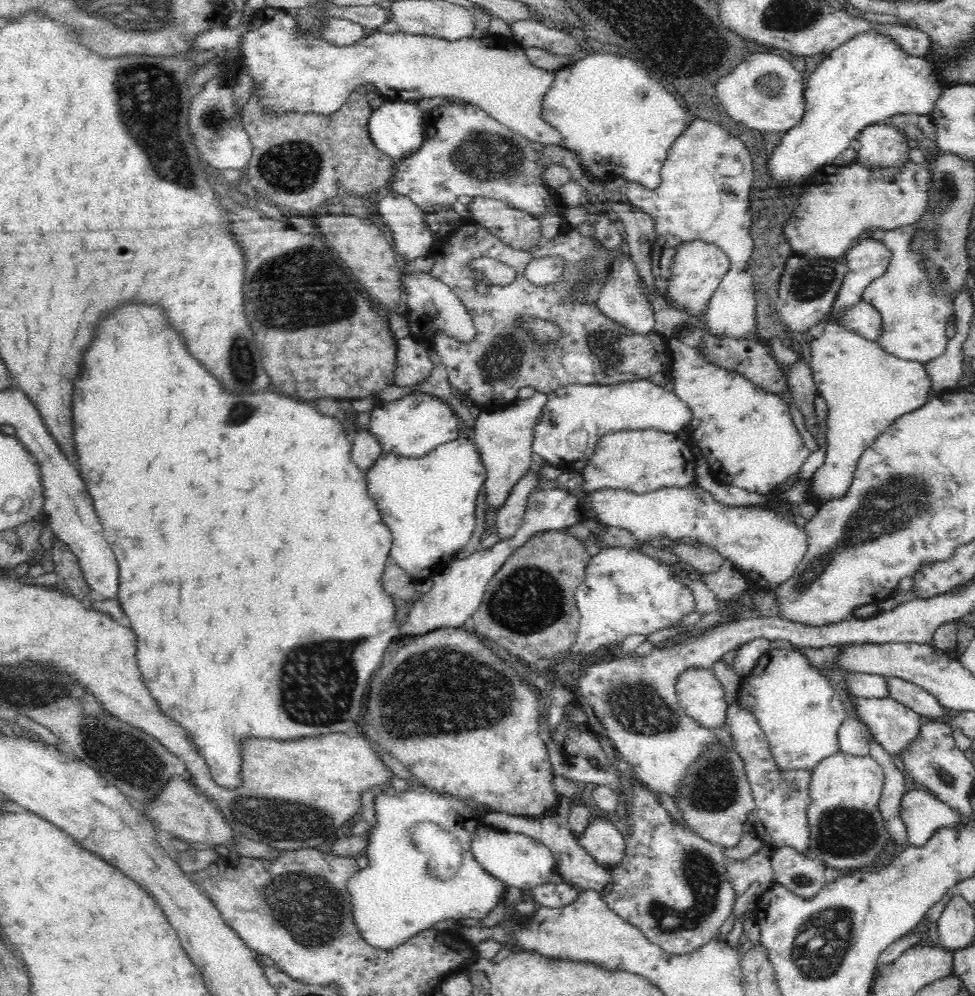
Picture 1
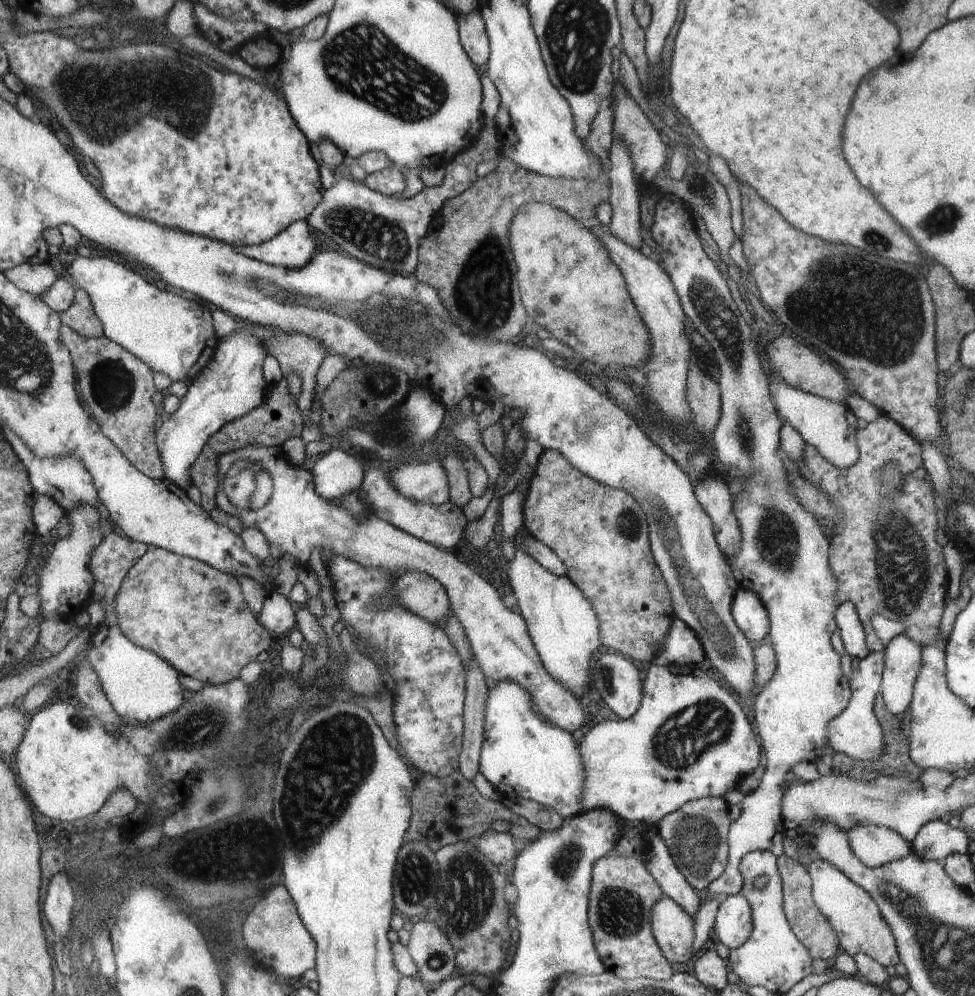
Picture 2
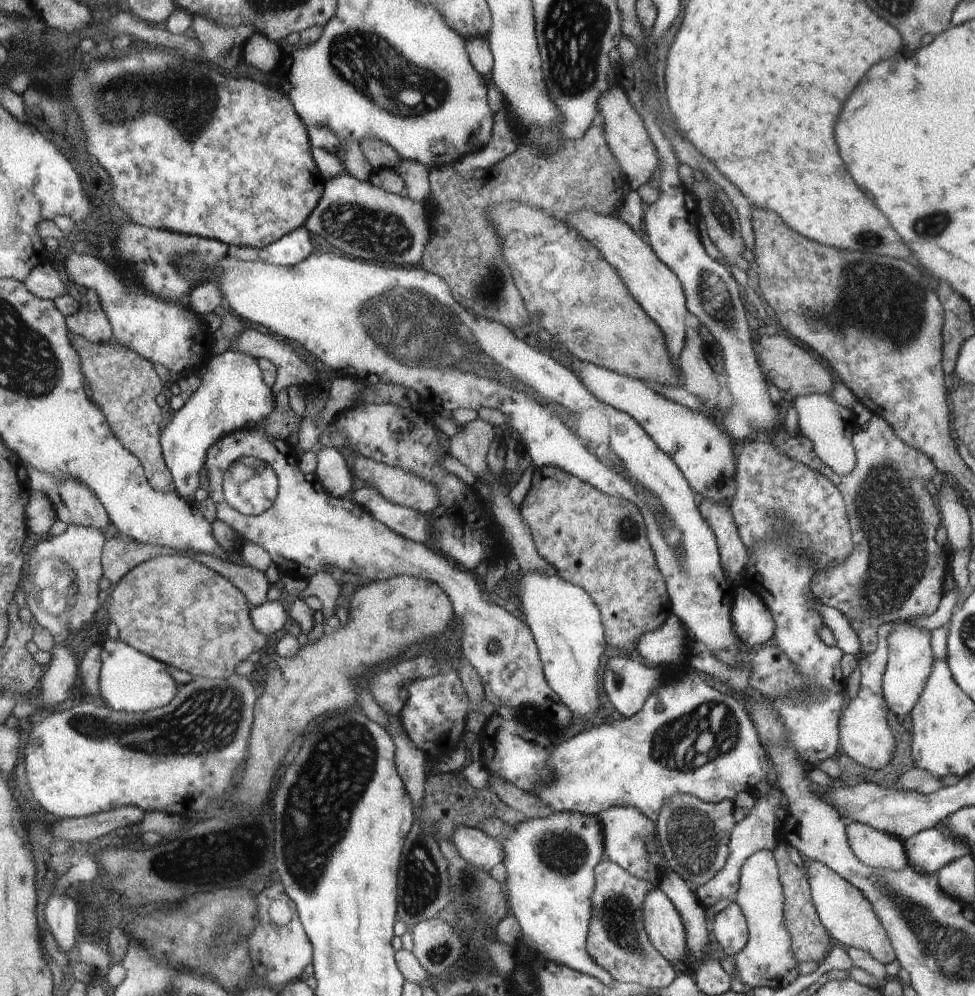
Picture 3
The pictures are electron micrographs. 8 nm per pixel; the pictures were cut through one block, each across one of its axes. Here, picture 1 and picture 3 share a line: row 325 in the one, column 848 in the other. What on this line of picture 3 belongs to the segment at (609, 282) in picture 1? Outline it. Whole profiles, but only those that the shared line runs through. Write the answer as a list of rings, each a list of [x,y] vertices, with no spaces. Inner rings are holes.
[[[817,602],[817,609],[824,625],[834,634],[839,649],[843,655],[852,654],[860,657],[861,643],[855,629],[852,628],[848,618],[837,609],[823,606]]]

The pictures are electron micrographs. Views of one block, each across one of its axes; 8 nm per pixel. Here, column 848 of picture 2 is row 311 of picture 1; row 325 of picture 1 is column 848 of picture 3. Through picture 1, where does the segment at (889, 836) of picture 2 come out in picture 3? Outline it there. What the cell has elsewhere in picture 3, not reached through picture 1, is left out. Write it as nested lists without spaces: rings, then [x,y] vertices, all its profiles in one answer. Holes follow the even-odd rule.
[[[858,822],[850,824],[846,833],[852,853],[868,867],[900,871],[910,864],[904,842],[893,835]]]

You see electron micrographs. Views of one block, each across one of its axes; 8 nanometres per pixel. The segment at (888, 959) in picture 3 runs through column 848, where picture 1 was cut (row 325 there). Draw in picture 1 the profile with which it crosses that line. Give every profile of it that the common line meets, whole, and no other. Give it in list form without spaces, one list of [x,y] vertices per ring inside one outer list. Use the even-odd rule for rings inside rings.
[[[912,225],[900,226],[894,230],[871,231],[871,238],[878,240],[892,253],[889,270],[885,277],[873,280],[866,288],[863,301],[880,311],[883,332],[878,344],[886,352],[904,360],[915,360],[926,364],[930,360],[943,358],[948,338],[948,319],[954,311],[953,296],[937,294],[927,276],[923,256],[910,249],[910,242],[916,234]]]

